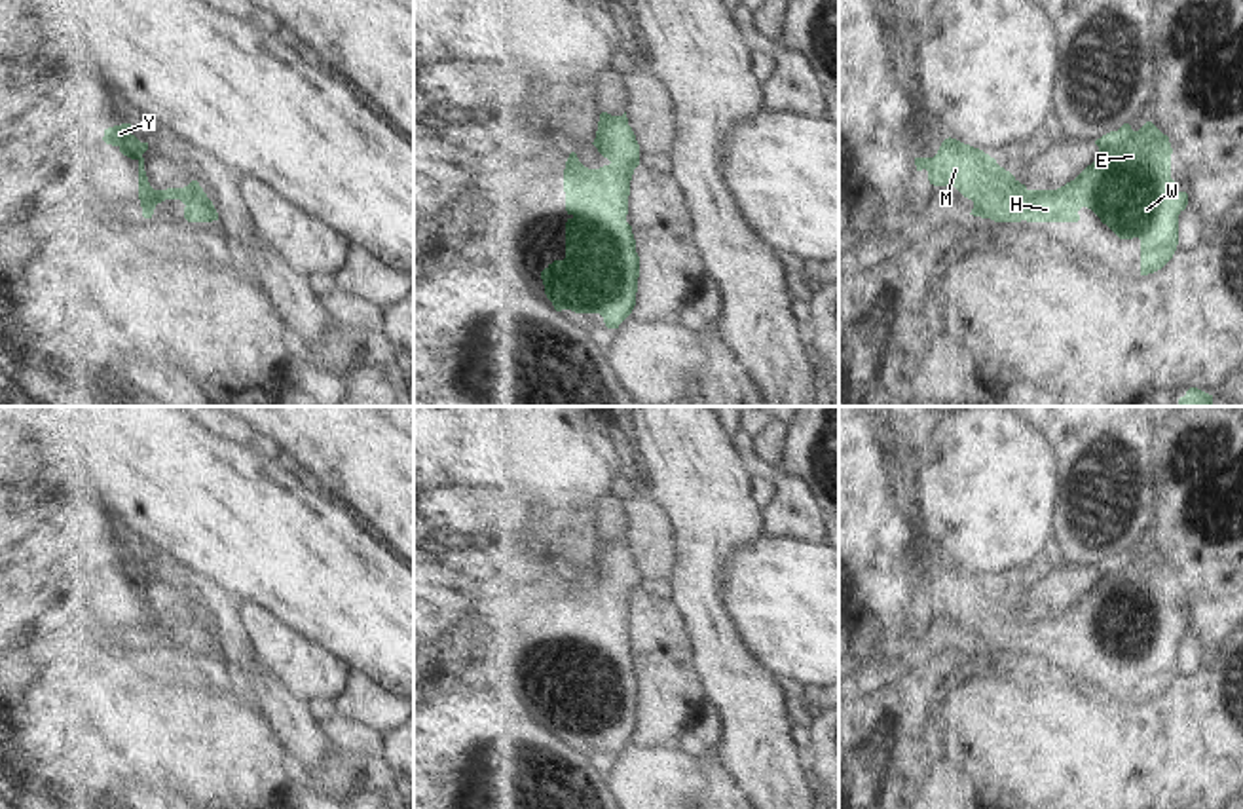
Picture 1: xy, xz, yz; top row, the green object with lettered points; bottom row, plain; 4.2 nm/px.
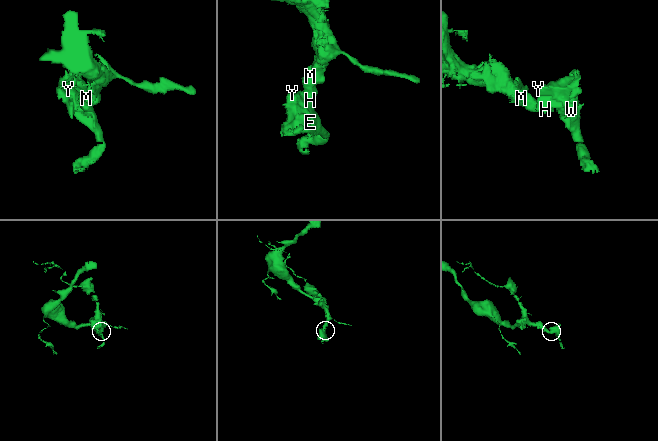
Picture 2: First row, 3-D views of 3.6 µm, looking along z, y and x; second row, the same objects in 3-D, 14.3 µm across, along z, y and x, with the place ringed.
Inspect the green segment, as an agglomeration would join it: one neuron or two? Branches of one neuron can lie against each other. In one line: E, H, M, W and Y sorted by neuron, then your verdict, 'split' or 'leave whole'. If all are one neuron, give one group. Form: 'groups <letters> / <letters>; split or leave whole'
groups E H M W Y; leave whole

